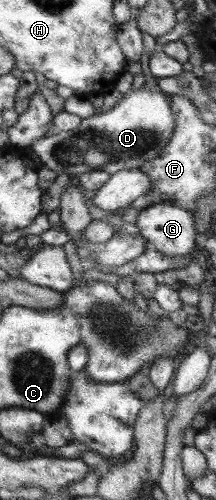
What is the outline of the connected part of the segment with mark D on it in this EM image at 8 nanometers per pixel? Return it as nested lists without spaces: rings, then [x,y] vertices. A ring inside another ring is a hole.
[[[144,85],[137,92],[129,92],[117,101],[113,108],[105,114],[92,115],[81,120],[80,125],[73,130],[58,131],[53,136],[38,138],[28,148],[38,157],[41,166],[56,174],[70,174],[75,177],[87,170],[114,174],[119,170],[138,169],[144,162],[155,158],[170,141],[174,131],[171,102],[166,93],[150,92]]]

